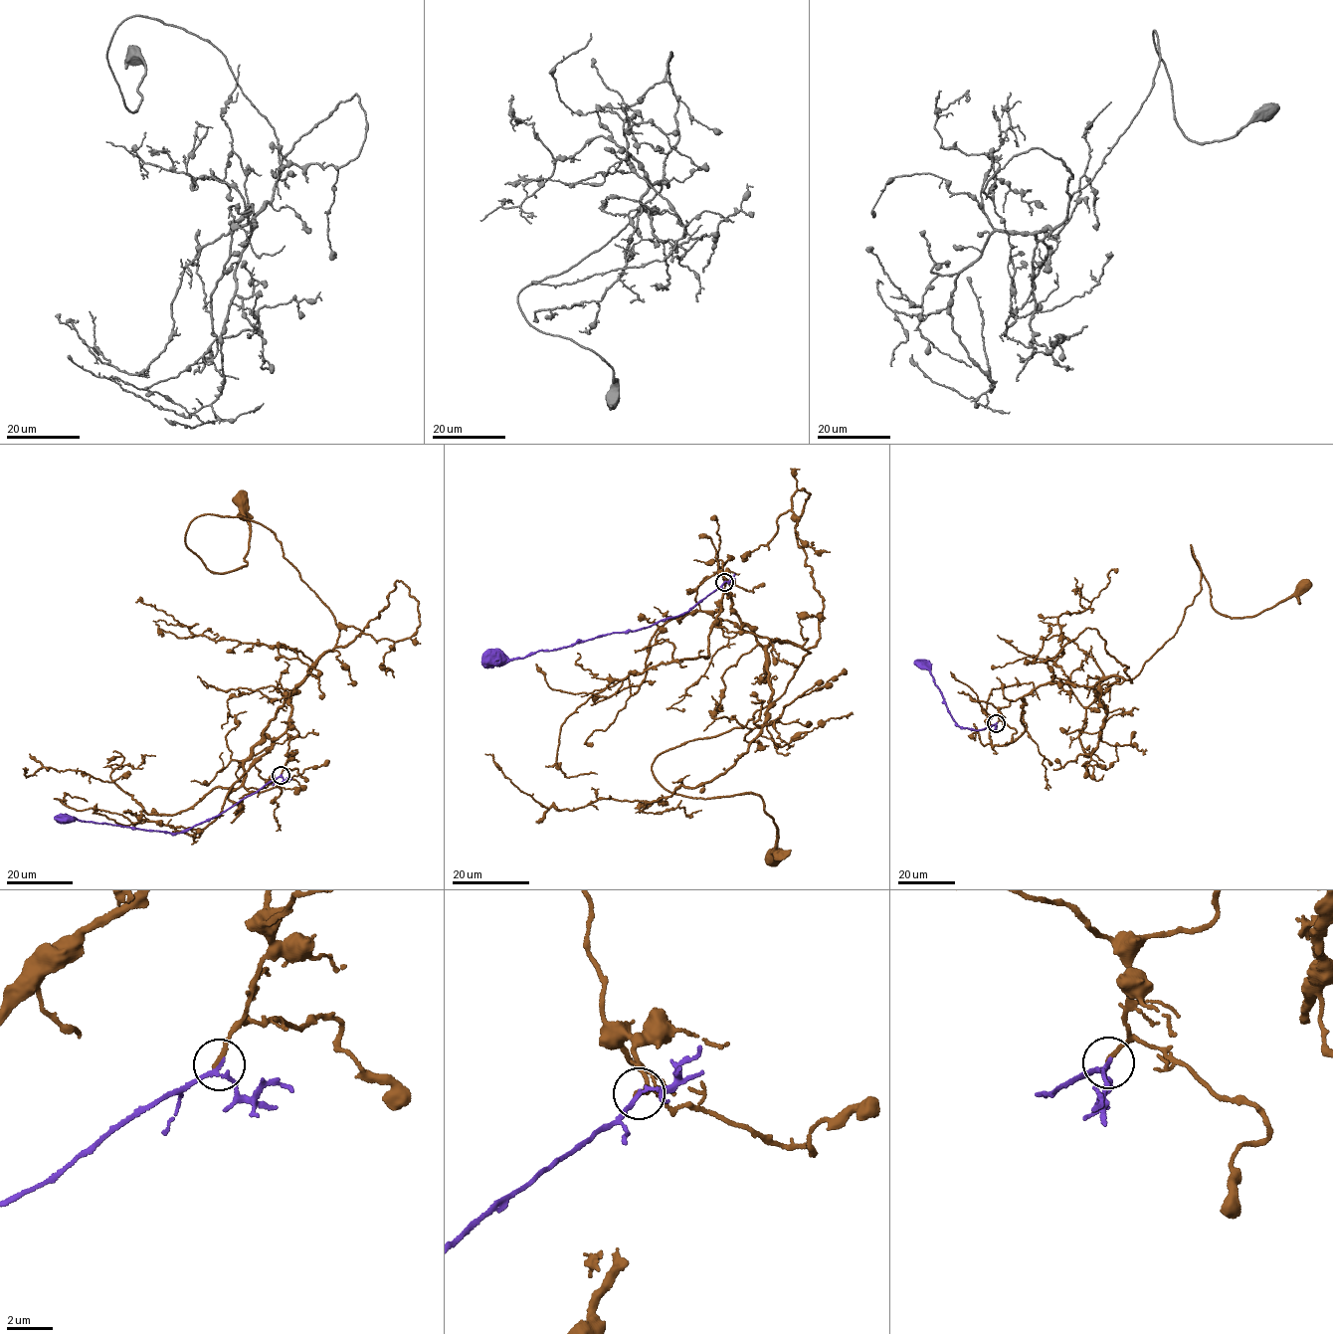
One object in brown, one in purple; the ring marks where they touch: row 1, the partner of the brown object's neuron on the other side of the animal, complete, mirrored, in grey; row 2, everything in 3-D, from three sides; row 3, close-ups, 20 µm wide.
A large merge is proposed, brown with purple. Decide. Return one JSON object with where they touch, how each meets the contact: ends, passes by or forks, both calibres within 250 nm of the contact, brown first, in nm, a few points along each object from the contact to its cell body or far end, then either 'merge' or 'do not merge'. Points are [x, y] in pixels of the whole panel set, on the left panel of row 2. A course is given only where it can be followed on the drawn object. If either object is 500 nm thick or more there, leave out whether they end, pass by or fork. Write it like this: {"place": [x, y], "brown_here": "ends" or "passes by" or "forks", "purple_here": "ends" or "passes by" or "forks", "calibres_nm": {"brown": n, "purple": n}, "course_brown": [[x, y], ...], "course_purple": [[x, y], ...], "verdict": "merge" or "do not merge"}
{"place": [281, 775], "brown_here": "ends", "purple_here": "passes by", "calibres_nm": {"brown": 180, "purple": 180}, "course_brown": [[281, 775], [289, 697], [339, 628], [258, 523], [200, 515], [186, 546], [211, 571], [245, 566], [240, 499]], "course_purple": [[281, 775], [218, 816], [180, 833], [147, 831], [75, 819], [59, 820]], "verdict": "do not merge"}

